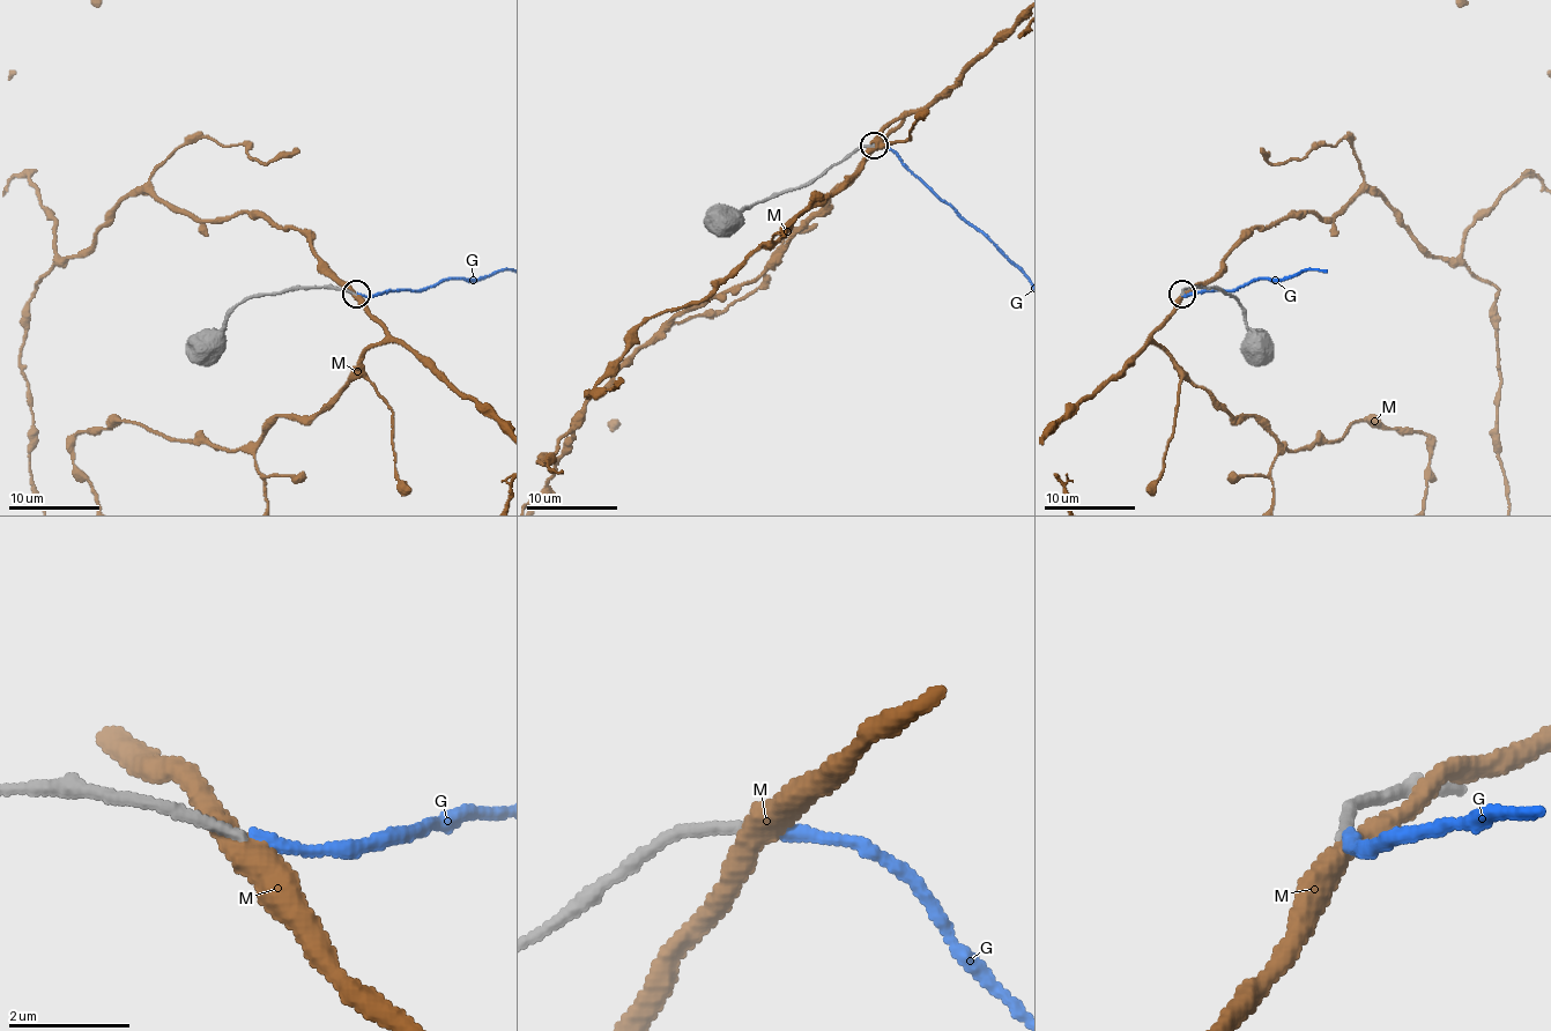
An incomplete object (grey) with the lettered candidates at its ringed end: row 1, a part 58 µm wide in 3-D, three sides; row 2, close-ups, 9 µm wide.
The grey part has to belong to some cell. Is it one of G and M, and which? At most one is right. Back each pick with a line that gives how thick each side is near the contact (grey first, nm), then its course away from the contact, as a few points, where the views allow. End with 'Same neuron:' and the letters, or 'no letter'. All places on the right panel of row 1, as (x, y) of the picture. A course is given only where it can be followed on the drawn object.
G: 180 nm thick on the grey side, 200 nm on the other
Same neuron: G

